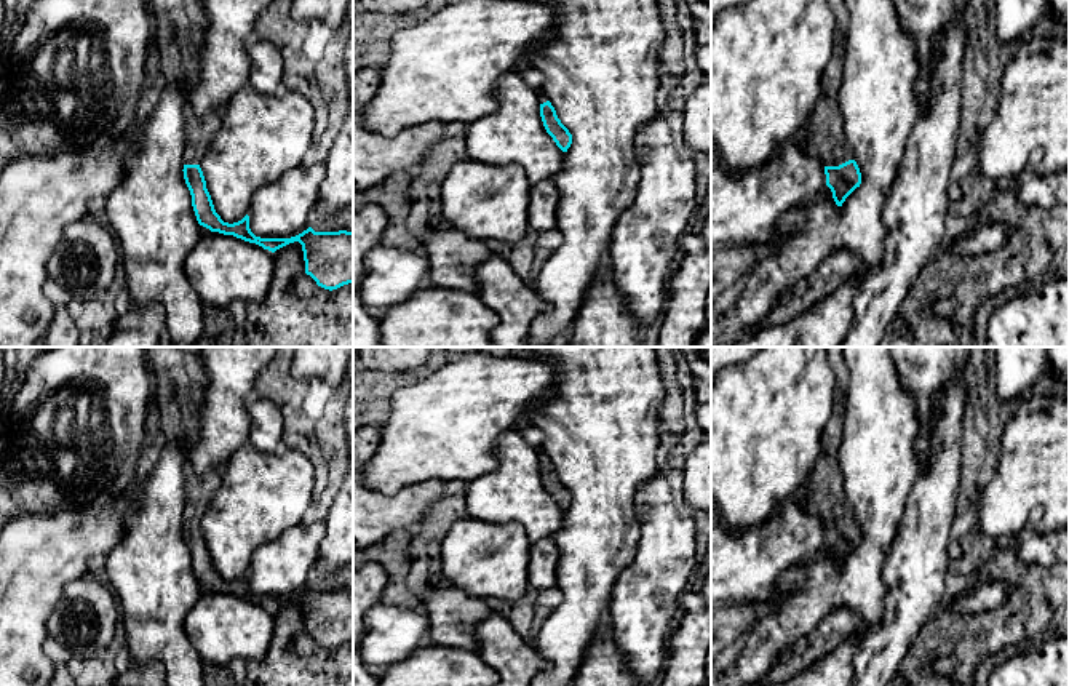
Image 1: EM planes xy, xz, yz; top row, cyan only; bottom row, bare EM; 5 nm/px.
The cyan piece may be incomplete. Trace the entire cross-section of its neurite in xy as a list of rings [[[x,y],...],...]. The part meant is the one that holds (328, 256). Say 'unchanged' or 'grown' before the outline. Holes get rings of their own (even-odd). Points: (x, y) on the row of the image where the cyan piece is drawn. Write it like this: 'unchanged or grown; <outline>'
grown; [[[214,109],[201,117],[187,112],[187,147],[184,154],[184,179],[192,195],[192,206],[200,225],[211,232],[233,235],[264,249],[276,249],[299,241],[304,251],[305,273],[324,289],[337,289],[353,283],[353,232],[315,232],[312,227],[291,238],[260,238],[249,229],[249,216],[229,224],[216,213],[200,163],[214,139],[224,109]]]

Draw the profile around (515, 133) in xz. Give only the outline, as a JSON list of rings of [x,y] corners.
[[[513,70],[500,77],[494,98],[499,109],[470,123],[468,158],[491,166],[516,163],[526,171],[531,185],[559,174],[564,152],[543,126],[540,91]]]

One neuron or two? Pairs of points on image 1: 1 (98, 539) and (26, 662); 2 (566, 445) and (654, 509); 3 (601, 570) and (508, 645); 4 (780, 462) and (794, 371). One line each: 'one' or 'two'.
1: one
2: two
3: two
4: one

